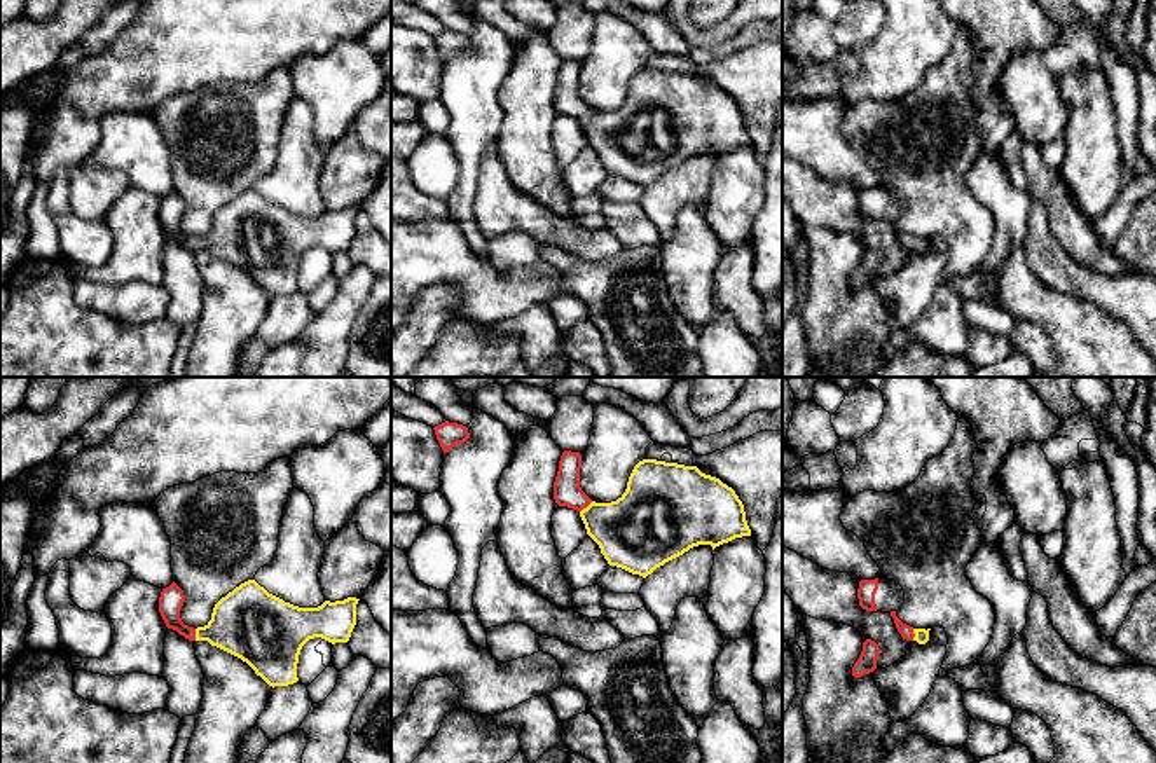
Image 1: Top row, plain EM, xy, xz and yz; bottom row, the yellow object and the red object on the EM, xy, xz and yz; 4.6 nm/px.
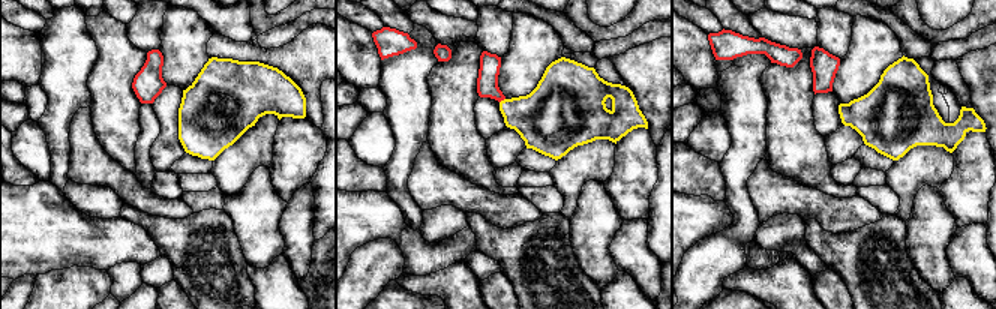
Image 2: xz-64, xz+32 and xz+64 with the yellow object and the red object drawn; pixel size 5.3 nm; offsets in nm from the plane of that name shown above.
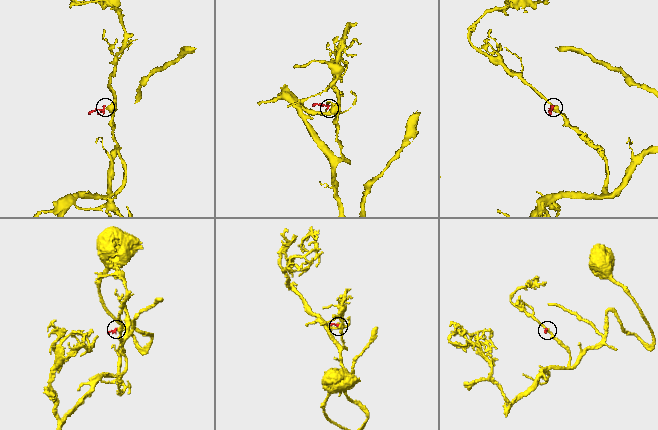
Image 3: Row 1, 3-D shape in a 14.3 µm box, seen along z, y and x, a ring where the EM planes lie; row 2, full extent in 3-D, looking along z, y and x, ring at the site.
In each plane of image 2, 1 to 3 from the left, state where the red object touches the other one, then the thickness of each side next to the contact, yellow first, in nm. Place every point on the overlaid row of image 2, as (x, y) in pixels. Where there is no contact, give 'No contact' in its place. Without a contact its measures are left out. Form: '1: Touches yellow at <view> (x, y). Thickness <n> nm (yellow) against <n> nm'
1: No contact
2: Touches yellow at xz+32 (501, 101). Thickness 320 nm (yellow) against 110 nm
3: No contact

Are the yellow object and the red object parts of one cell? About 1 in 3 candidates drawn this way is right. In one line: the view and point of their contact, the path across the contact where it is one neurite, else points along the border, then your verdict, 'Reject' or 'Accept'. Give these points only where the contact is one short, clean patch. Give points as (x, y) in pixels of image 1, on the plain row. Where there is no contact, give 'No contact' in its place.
Touches yellow at xz (587, 116). Path across: xz (634, 142), (605, 131), (587, 116), (568, 102). Accept

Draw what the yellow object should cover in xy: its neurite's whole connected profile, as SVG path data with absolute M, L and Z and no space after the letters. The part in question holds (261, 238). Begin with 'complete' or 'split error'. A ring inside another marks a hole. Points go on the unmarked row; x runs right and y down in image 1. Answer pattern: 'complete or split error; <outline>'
split error; M248 189L222 206L211 229L197 237L182 230L183 210L183 199L175 190L162 197L159 222L168 237L189 250L208 250L241 267L274 297L299 290L299 264L309 248L321 246L332 253L349 250L360 208L299 217Z

